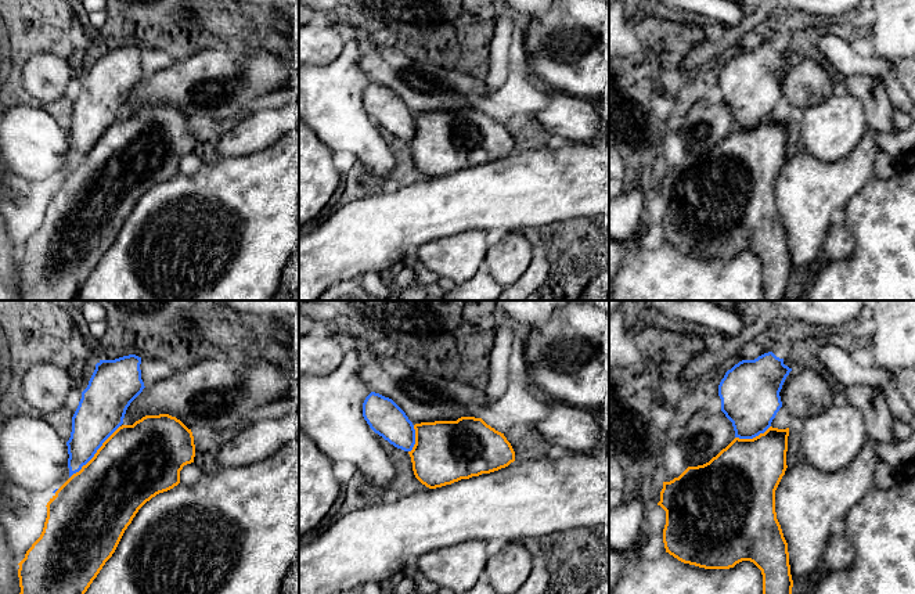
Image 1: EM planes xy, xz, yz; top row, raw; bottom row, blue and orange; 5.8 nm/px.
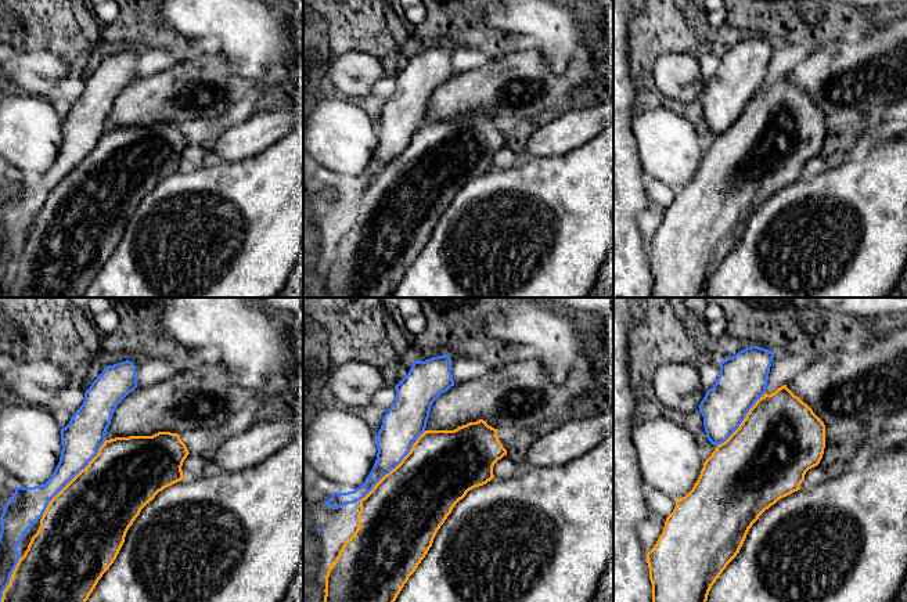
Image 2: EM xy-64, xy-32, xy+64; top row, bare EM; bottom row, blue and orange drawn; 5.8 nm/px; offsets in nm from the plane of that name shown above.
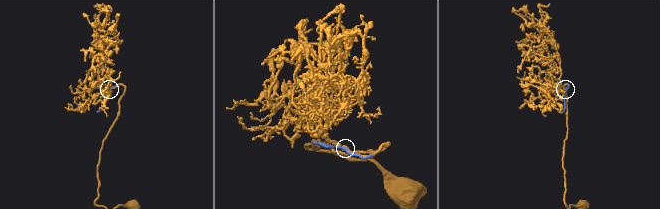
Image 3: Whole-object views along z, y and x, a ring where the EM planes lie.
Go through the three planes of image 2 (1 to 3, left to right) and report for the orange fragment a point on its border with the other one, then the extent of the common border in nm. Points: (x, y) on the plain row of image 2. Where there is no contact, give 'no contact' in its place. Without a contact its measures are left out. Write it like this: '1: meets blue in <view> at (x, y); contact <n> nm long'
1: meets blue in xy-64 at (74, 166); contact 600 nm long
2: meets blue in xy-32 at (395, 157); contact 550 nm long
3: meets blue in xy+64 at (742, 110); contact 440 nm long

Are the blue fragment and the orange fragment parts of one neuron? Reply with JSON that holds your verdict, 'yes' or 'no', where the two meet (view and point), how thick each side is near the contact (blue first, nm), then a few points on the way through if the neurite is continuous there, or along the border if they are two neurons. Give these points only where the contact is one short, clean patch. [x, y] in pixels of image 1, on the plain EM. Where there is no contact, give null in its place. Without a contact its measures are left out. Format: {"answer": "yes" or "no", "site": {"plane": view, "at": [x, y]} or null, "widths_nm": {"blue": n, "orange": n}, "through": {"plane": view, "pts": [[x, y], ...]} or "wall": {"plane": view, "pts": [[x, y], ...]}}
{"answer": "yes", "site": {"plane": "xy", "at": [96, 141]}, "widths_nm": {"blue": 280, "orange": 440}}

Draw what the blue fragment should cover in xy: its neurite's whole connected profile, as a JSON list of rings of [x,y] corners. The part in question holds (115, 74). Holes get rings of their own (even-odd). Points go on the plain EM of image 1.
[[[136,44],[123,46],[115,50],[100,50],[96,54],[96,60],[89,71],[87,78],[82,82],[82,89],[79,96],[72,107],[72,122],[71,127],[66,132],[68,136],[68,158],[69,169],[53,183],[54,186],[47,192],[47,208],[44,212],[43,222],[40,227],[32,234],[26,241],[25,248],[18,253],[18,267],[19,267],[19,300],[76,300],[80,289],[84,282],[97,267],[105,252],[115,242],[125,220],[132,213],[133,208],[138,199],[155,187],[159,183],[167,181],[180,173],[180,161],[184,155],[194,152],[195,147],[195,134],[191,119],[188,119],[180,109],[169,104],[159,105],[145,105],[141,109],[136,111],[133,115],[125,115],[123,108],[130,93],[143,82],[144,72],[141,69],[141,47]]]

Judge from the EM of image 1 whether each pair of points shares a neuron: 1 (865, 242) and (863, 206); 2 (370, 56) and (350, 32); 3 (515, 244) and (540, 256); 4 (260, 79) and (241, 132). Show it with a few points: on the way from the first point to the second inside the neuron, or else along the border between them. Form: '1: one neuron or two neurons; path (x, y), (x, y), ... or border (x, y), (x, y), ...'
1: one neuron; path (865, 234), (865, 215)
2: one neuron; path (368, 49), (357, 36)
3: two neurons; border (536, 248), (528, 269), (517, 281)
4: two neurons; border (255, 107), (240, 118)

